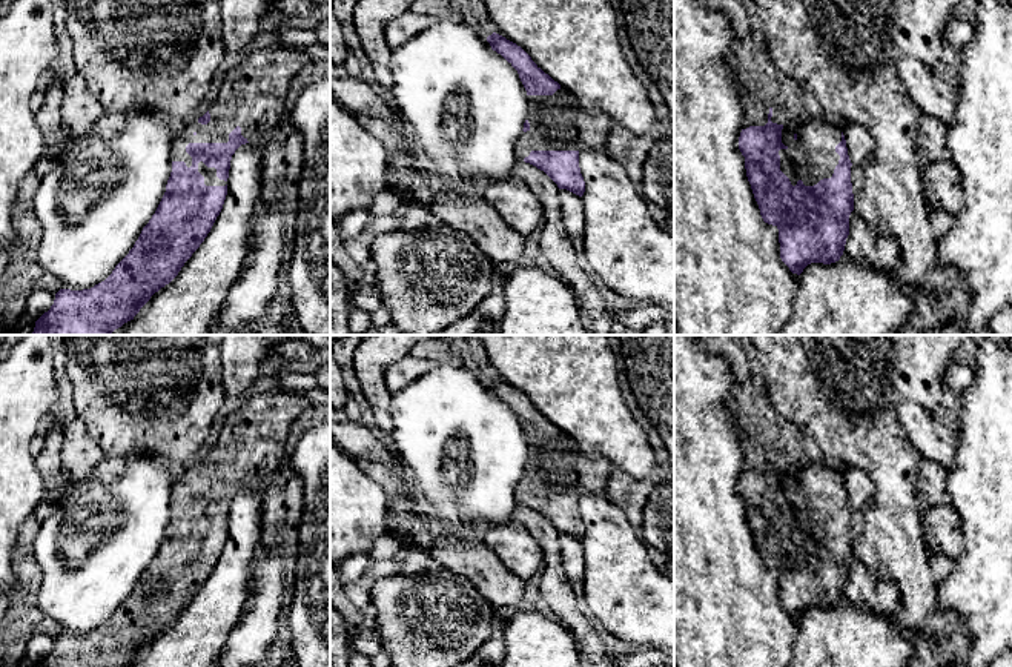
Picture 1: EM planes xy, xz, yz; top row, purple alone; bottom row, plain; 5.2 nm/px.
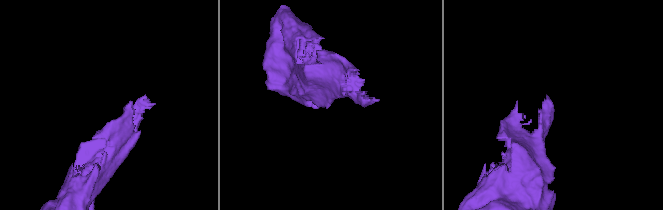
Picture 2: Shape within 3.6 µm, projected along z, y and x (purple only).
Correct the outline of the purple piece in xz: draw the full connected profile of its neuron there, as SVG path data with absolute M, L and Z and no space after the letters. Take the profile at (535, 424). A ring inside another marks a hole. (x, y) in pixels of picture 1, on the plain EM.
M496 377L487 386L518 415L528 440L528 458L516 487L516 504L544 515L559 533L582 541L585 526L579 496L604 493L614 466L604 458L585 456L577 443L516 387Z

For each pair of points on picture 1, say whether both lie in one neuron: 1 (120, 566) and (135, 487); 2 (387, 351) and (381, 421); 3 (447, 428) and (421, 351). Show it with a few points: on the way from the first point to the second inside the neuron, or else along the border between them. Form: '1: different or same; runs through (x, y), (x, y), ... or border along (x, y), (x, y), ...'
1: same; runs through (120, 546), (120, 537), (126, 530), (135, 507)
2: same; runs through (377, 368), (380, 404)
3: different; border along (436, 365), (463, 366)

